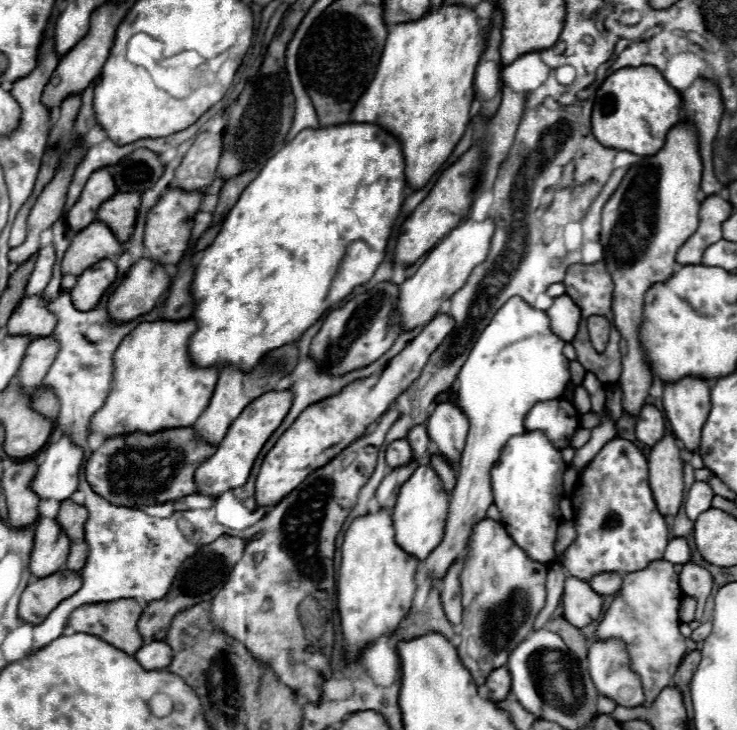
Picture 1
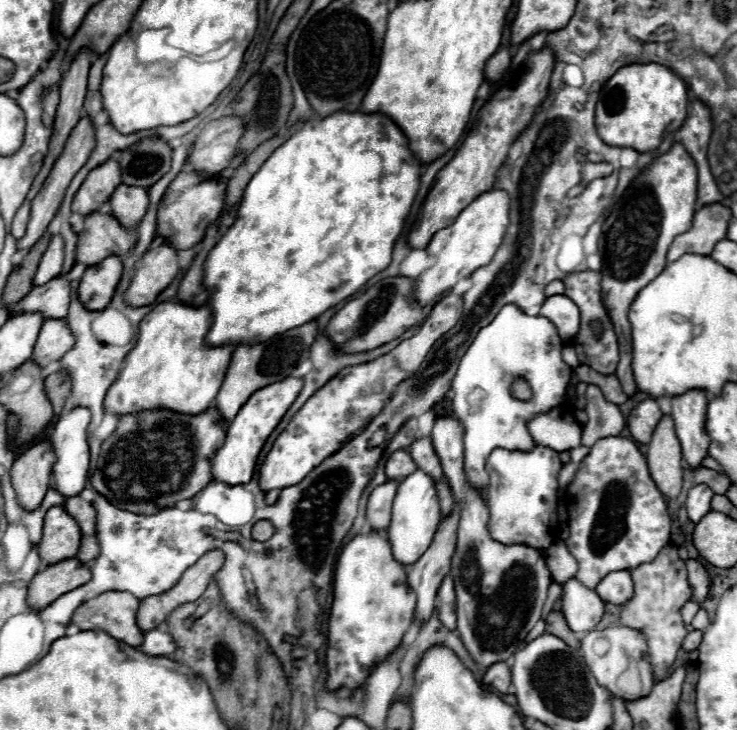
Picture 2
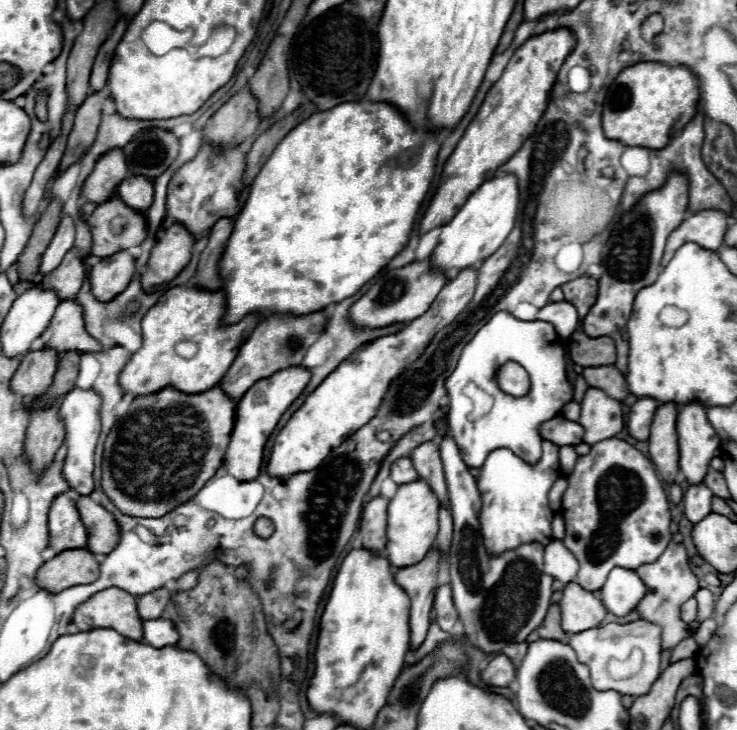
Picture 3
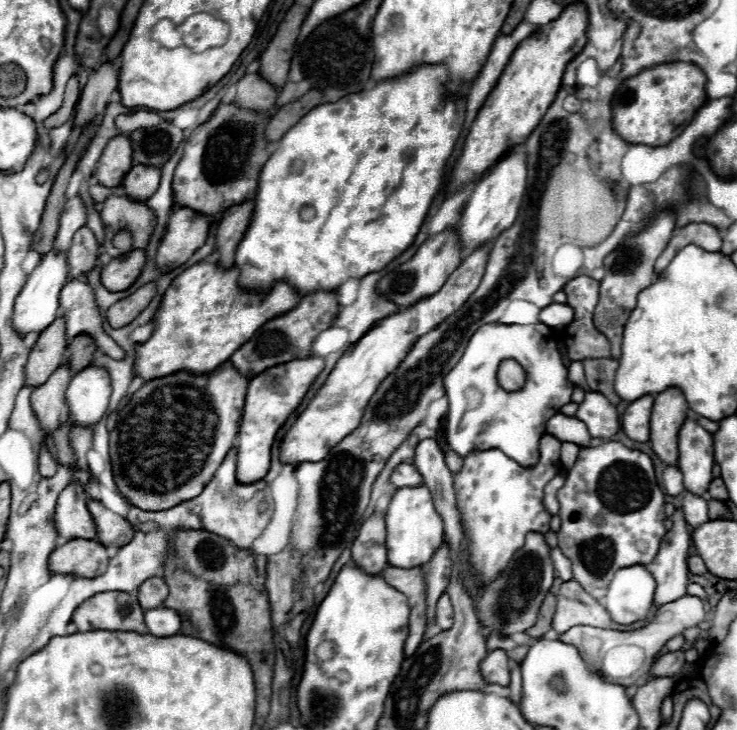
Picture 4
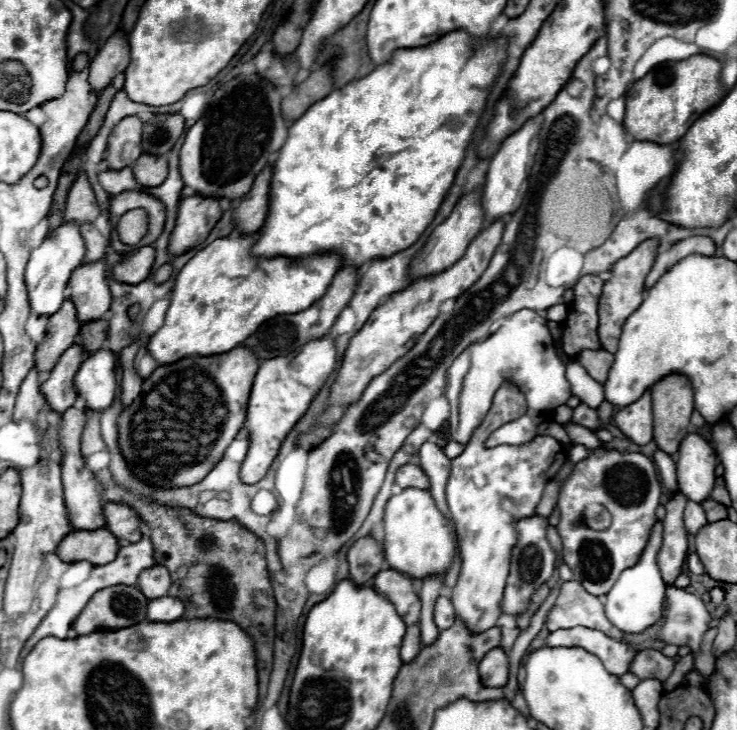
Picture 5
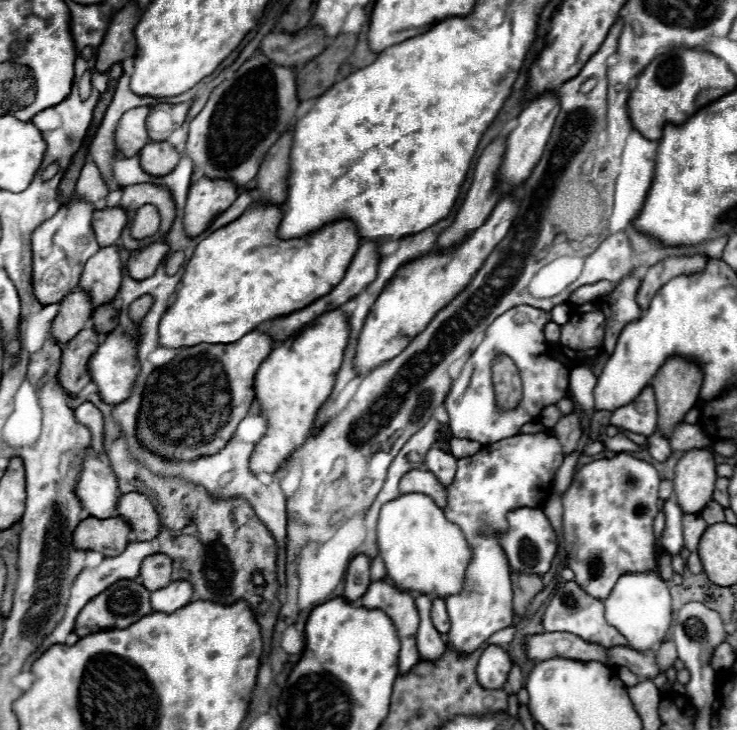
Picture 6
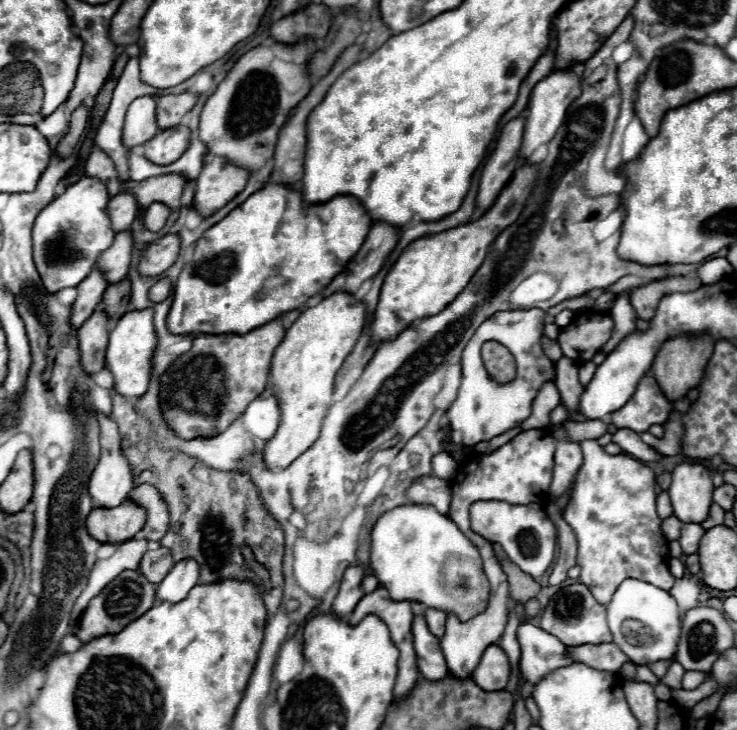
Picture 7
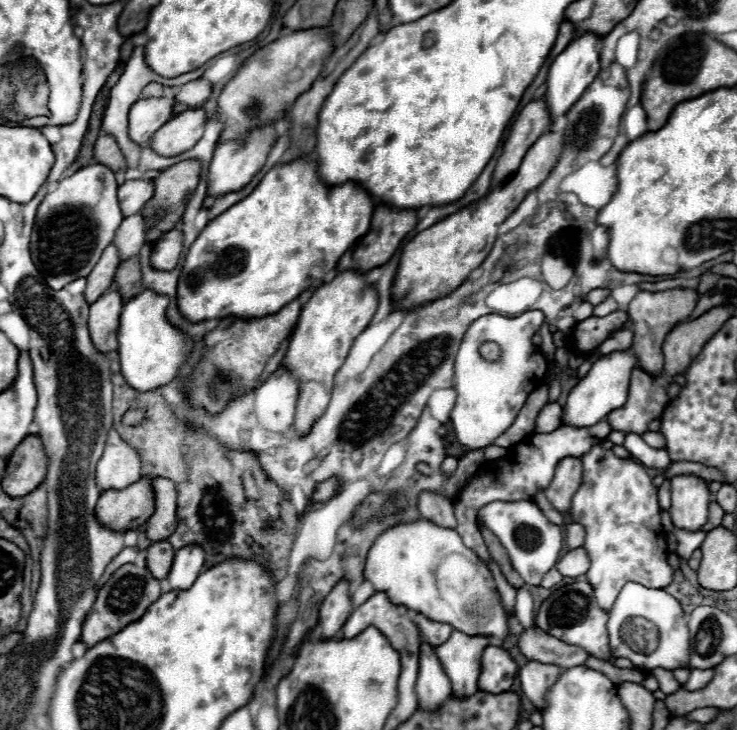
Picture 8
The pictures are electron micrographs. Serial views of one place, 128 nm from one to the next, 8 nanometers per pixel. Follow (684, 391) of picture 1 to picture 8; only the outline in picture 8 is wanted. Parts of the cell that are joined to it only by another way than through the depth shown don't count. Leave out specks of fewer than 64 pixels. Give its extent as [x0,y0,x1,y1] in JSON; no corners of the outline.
[670,474,710,530]

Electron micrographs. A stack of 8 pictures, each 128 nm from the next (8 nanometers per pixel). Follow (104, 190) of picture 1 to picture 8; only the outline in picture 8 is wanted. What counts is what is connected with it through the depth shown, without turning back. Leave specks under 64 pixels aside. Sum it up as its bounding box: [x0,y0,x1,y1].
[128,98,174,142]

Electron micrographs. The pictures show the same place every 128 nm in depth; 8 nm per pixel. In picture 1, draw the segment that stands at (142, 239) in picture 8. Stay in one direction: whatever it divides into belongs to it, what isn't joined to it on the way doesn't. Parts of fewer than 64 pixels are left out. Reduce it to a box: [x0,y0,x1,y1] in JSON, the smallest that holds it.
[16,336,58,394]

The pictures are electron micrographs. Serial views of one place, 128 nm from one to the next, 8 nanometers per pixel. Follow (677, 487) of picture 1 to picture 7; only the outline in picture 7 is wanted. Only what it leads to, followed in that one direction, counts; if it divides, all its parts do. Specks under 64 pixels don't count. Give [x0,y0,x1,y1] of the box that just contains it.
[652,336,714,402]

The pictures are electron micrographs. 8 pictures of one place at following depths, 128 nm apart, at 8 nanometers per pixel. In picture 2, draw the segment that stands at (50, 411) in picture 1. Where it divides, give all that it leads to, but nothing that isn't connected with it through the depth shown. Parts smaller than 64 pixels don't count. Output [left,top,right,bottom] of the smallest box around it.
[44,372,70,416]

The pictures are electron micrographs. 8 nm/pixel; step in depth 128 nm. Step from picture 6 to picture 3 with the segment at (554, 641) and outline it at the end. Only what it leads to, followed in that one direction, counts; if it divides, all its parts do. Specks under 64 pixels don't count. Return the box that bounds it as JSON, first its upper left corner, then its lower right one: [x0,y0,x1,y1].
[568,598,698,696]

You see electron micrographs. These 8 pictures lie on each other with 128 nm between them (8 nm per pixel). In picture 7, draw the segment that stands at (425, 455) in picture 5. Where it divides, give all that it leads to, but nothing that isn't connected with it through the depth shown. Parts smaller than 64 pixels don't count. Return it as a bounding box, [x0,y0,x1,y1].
[432,452,458,480]

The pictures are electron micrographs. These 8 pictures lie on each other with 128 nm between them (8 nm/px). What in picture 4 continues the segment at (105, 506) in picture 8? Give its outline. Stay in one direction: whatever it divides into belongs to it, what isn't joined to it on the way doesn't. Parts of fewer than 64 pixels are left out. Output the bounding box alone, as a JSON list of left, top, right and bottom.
[48,540,108,578]

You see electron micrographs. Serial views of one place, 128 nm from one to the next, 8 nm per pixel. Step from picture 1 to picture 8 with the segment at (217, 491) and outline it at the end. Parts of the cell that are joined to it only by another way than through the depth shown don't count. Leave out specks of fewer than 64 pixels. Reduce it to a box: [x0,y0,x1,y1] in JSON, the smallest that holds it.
[282,272,376,434]

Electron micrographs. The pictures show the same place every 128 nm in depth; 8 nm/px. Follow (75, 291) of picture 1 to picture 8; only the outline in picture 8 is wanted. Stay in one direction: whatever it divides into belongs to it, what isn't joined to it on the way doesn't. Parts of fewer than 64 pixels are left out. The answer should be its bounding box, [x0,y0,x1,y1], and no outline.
[150,230,182,270]

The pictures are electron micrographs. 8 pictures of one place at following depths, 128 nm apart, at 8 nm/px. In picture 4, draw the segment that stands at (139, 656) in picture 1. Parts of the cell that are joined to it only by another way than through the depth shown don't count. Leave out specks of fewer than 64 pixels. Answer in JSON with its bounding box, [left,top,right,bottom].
[144,608,182,638]

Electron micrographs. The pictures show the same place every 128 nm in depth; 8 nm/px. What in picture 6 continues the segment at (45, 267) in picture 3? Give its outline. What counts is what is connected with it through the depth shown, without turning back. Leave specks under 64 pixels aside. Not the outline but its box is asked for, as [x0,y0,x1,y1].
[76,162,108,210]

